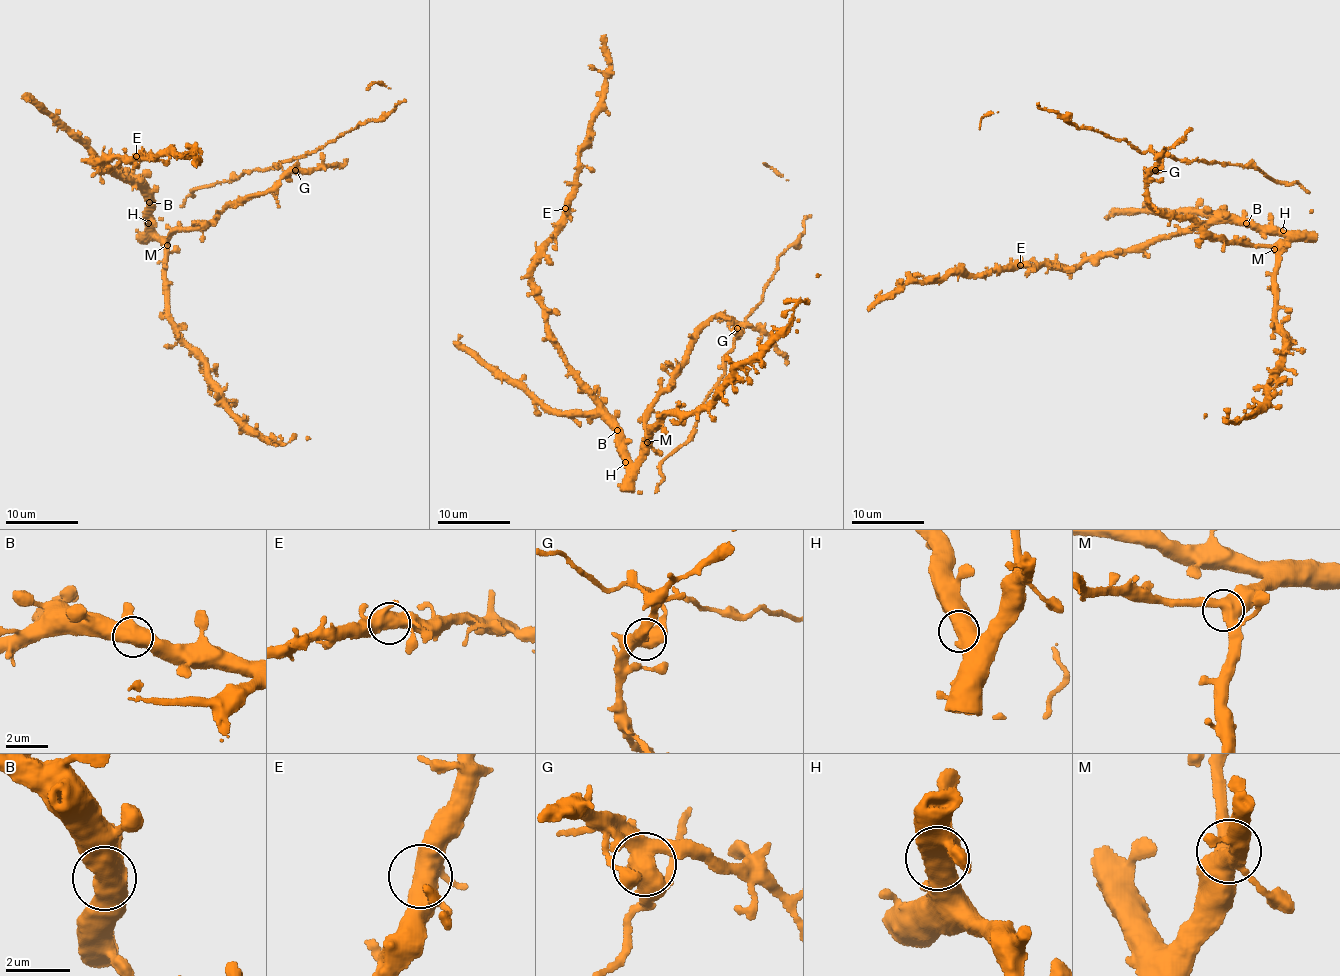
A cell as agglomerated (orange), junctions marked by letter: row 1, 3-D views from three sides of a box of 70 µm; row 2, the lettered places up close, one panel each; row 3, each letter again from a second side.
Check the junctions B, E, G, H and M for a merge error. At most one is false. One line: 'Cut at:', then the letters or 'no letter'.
Cut at: G

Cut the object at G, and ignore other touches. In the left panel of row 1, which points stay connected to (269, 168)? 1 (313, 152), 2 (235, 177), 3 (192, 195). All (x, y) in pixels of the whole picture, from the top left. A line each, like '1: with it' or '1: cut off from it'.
1: with it
2: with it
3: with it

